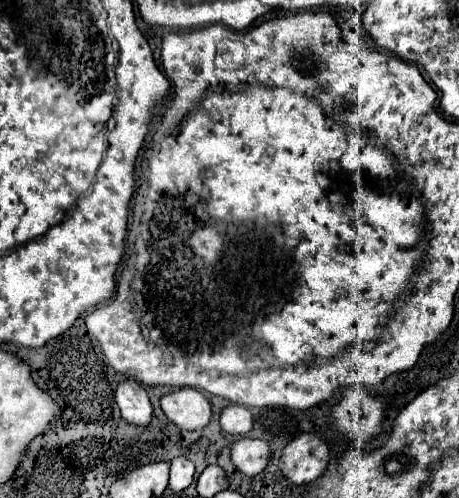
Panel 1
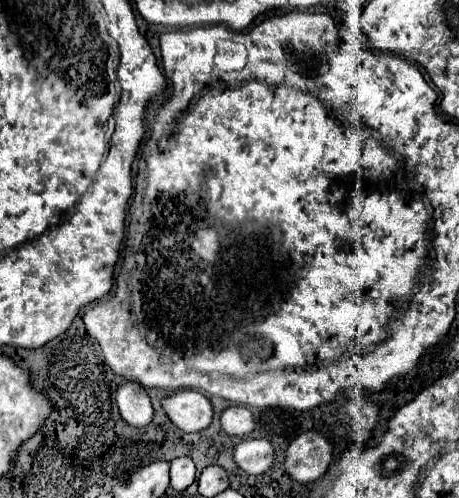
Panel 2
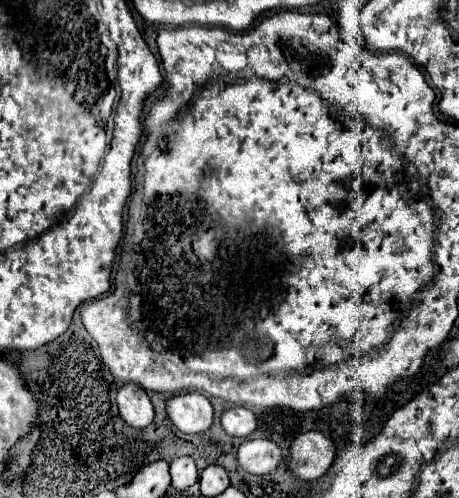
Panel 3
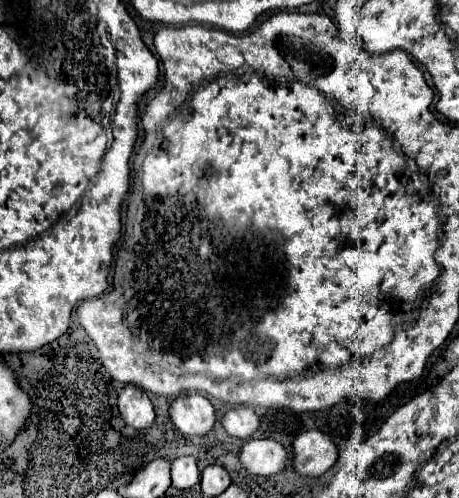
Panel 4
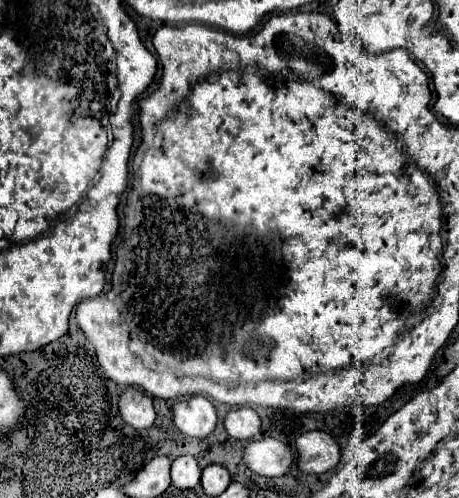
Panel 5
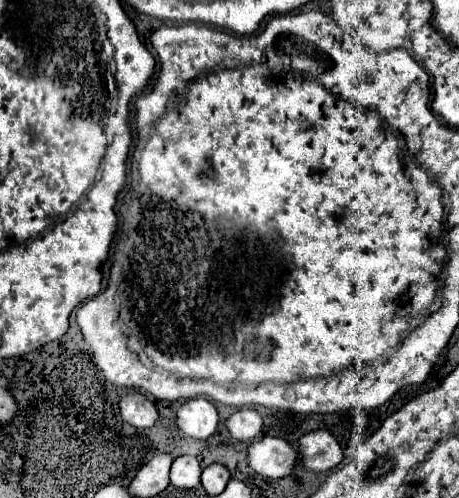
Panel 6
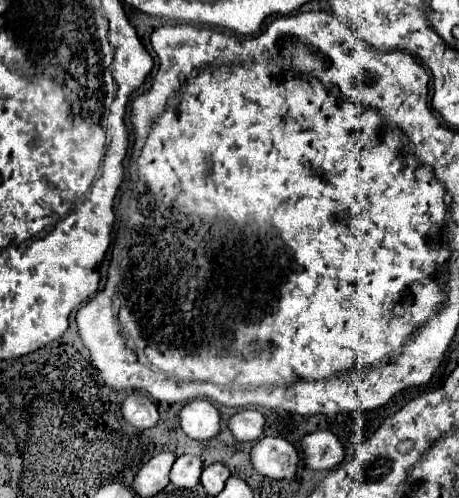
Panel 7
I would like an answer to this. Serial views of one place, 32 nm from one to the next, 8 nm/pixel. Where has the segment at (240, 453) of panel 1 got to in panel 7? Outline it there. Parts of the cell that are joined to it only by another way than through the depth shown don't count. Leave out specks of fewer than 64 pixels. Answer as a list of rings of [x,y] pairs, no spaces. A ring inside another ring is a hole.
[[[260,438],[252,448],[254,468],[268,478],[294,478],[300,456],[284,438]]]

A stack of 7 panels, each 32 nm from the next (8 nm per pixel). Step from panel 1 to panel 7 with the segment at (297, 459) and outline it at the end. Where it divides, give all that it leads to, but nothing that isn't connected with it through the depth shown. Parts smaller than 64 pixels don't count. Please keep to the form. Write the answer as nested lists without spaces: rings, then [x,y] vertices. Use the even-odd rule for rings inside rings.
[[[320,430],[304,436],[302,450],[306,456],[306,466],[314,470],[332,470],[344,460],[344,448],[336,434],[330,430]]]

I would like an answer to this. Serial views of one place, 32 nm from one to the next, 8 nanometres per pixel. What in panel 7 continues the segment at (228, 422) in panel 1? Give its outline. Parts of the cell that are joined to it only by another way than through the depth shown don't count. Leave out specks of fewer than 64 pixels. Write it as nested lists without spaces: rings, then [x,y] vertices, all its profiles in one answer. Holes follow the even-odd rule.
[[[246,408],[230,418],[228,428],[232,430],[234,438],[240,442],[254,442],[262,436],[264,430],[264,416],[256,408]]]

